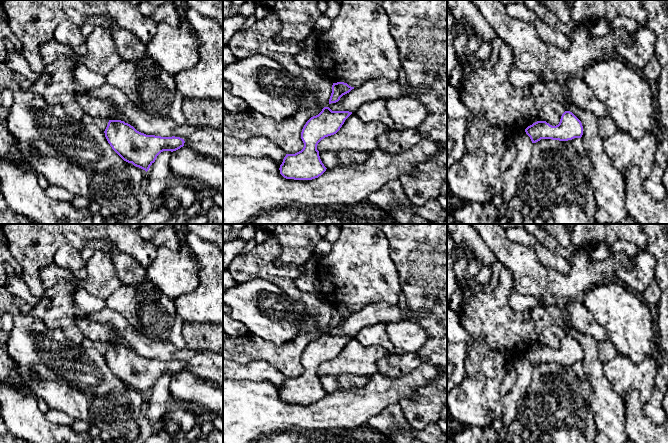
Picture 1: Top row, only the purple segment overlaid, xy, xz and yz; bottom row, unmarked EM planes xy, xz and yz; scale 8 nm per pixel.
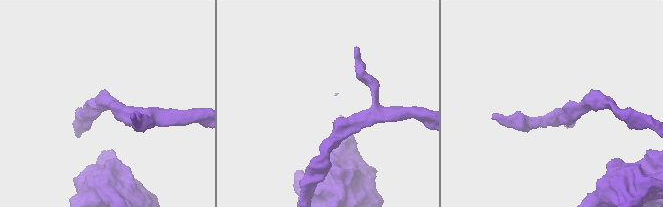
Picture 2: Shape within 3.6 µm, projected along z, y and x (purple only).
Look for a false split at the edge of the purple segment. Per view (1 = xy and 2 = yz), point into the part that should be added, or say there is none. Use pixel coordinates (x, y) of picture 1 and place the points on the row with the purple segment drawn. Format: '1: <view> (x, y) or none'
1: none
2: none

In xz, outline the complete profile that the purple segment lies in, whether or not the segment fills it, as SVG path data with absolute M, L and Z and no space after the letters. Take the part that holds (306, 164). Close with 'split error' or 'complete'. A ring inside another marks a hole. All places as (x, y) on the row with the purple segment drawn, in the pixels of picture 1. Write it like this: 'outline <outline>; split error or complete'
outline M324 107L318 115L311 117L301 132L303 149L295 154L286 154L279 168L280 174L294 180L312 180L321 176L327 168L320 159L317 145L325 137L336 134L351 114L349 111L332 111L329 107Z; complete

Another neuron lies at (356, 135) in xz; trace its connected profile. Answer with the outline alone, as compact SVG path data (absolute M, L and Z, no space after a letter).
M352 113L336 134L325 137L318 143L317 150L319 153L343 150L371 152L378 148L377 137L389 130L381 122L365 123L356 113Z

